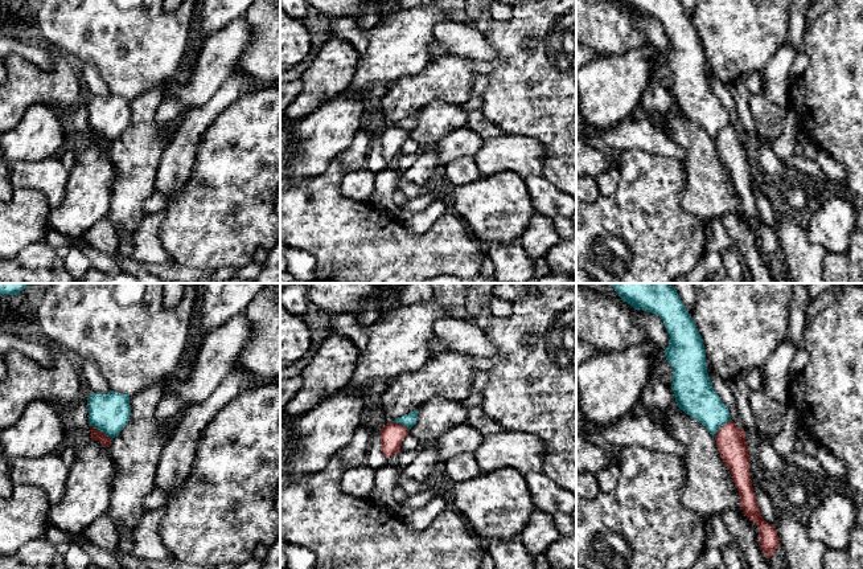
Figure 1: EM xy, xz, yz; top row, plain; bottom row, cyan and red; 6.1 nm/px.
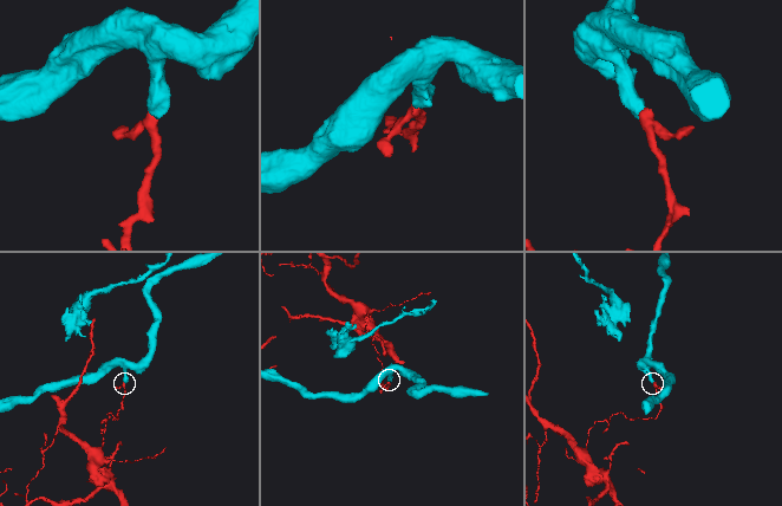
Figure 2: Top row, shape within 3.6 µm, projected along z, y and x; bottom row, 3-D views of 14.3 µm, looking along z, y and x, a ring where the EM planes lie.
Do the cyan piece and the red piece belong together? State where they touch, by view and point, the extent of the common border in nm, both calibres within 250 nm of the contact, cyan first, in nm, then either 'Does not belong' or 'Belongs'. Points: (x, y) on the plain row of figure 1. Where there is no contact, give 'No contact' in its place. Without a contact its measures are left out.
Touches cyan at xy (101, 134). Shared border 160 nm. Thickness 240 nm (cyan) against 70 nm. Does not belong

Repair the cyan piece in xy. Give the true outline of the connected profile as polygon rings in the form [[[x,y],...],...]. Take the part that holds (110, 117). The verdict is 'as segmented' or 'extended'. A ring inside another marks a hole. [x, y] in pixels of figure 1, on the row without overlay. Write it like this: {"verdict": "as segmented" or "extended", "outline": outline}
{"verdict": "as segmented", "outline": [[[110,94],[107,98],[91,97],[87,103],[89,126],[114,143],[128,127],[131,119],[130,98]]]}

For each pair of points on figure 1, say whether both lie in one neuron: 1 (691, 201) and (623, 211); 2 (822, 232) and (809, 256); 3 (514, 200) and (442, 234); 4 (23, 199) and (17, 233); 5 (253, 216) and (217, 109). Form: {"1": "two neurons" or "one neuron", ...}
{"1": "two neurons", "2": "two neurons", "3": "two neurons", "4": "one neuron", "5": "two neurons"}

